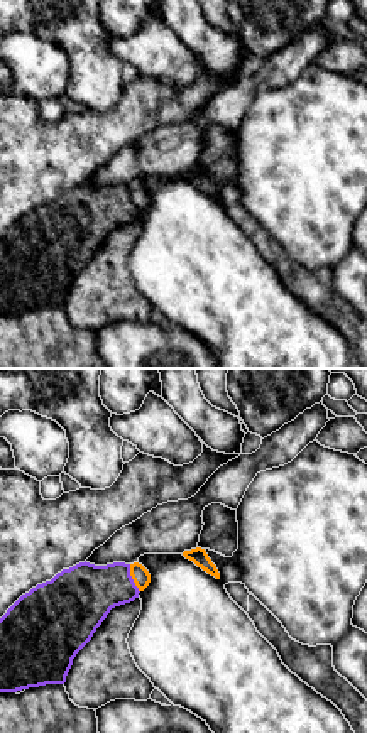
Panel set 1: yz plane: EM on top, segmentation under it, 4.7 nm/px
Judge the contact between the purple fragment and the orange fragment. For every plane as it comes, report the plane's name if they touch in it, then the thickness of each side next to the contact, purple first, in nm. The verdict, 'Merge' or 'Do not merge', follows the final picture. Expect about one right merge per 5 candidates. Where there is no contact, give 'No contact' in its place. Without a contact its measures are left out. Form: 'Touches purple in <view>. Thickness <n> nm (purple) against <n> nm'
Touches purple in yz. Thickness 300 nm (purple) against 90 nm

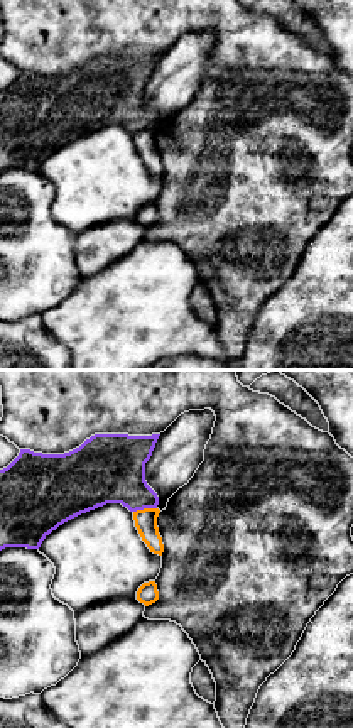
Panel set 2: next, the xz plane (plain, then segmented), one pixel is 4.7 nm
Touches purple in xz. Thickness 340 nm (purple) against 110 nm

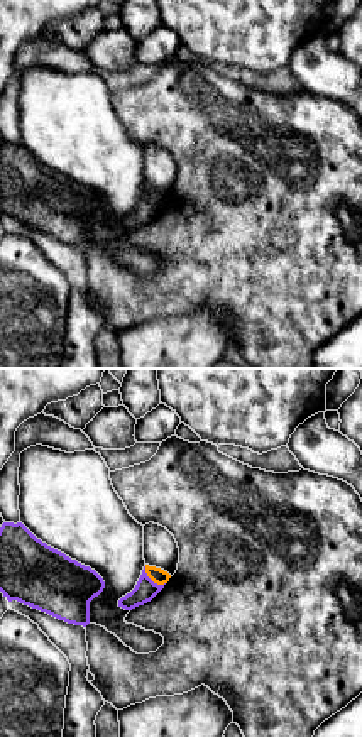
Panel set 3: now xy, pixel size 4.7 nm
Touches purple in xy. Thickness 100 nm (purple) against 70 nm

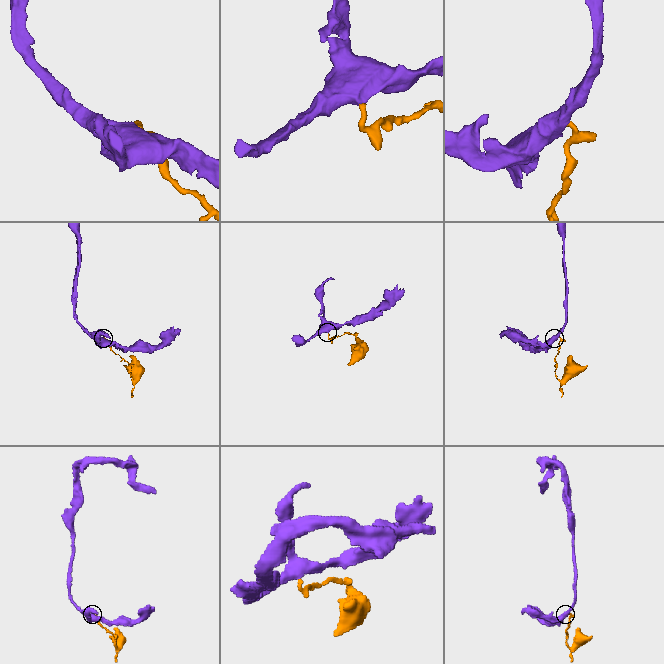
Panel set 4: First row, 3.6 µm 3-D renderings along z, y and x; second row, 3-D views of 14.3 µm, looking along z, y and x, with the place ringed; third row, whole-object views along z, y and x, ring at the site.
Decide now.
Do not merge

